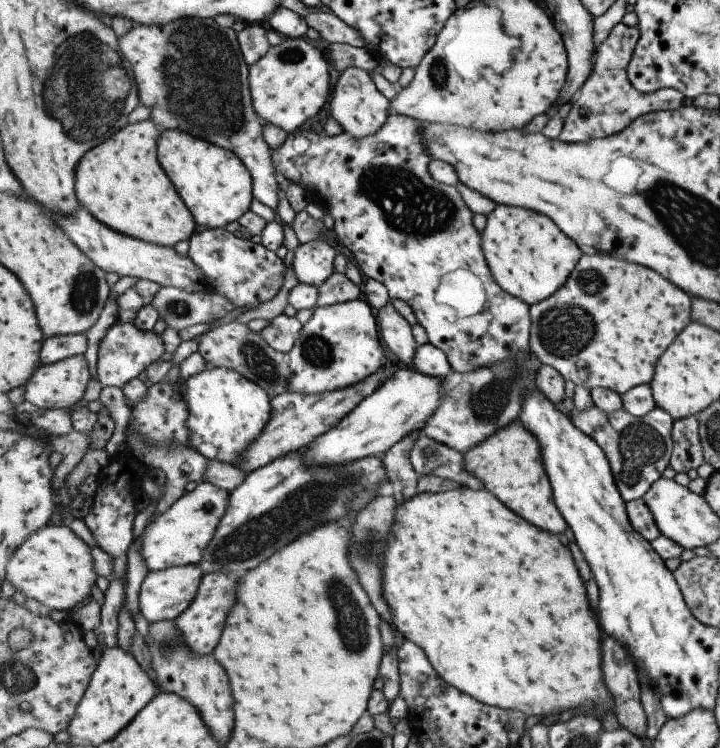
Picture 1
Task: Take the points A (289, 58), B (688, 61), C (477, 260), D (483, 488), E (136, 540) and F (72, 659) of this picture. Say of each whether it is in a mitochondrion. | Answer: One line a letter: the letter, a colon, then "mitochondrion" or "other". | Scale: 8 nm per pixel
A: mitochondrion
B: other
C: other
D: other
E: other
F: other

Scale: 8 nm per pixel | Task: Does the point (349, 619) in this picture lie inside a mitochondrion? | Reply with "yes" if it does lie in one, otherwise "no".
yes

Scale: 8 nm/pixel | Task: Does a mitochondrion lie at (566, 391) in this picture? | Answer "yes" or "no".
no

